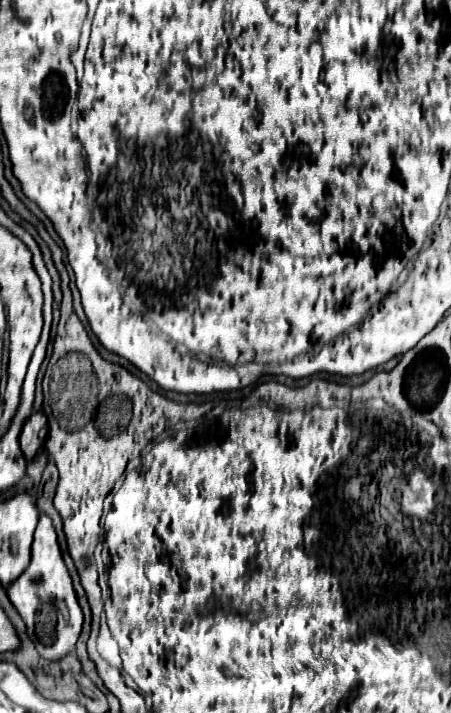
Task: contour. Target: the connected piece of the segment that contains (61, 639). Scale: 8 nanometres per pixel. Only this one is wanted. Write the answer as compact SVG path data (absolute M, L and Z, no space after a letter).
M40 513L40 521L38 521L36 533L34 533L30 567L10 585L8 597L10 597L12 605L16 607L16 611L20 613L20 617L24 619L24 623L28 627L28 637L36 645L36 651L44 659L48 659L48 661L60 661L66 655L70 655L70 653L76 651L76 641L78 641L80 631L82 631L84 613L82 613L82 607L78 603L78 597L76 597L76 591L74 591L74 585L72 585L72 579L70 579L70 573L68 573L68 567L66 567L66 563L62 559L62 551L60 551L60 545L58 545L58 537L56 537L54 525L52 525L50 517L44 515L44 513Z

